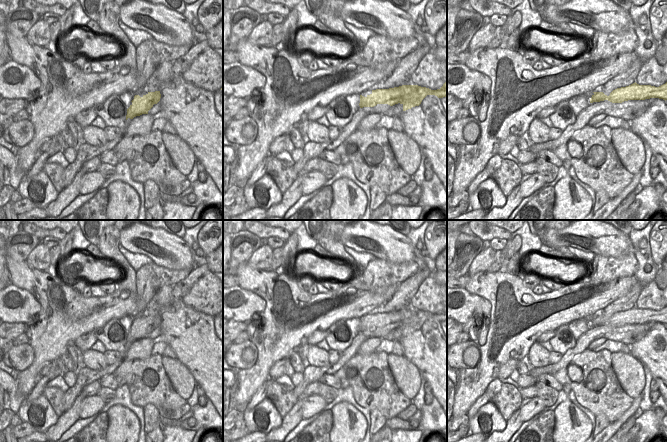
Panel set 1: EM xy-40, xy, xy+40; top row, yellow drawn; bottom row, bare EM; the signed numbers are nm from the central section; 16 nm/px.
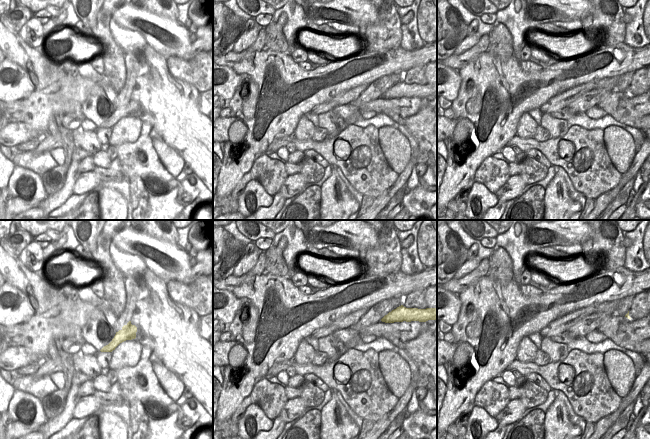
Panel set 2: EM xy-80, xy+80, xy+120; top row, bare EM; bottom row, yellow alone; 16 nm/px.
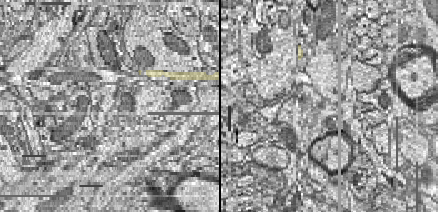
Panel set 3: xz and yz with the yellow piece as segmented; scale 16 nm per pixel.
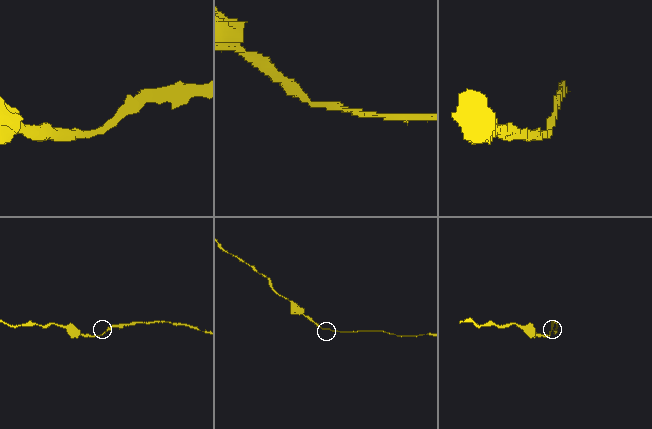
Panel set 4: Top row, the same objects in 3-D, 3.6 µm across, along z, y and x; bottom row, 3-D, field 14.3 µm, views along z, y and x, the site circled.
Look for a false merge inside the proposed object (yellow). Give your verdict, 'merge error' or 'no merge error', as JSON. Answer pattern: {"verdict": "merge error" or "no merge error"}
{"verdict": "no merge error"}

